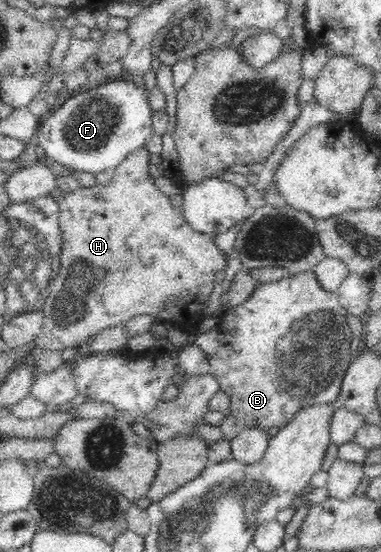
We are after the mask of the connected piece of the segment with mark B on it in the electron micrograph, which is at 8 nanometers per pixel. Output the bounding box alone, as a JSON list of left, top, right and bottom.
[210,271,364,430]

